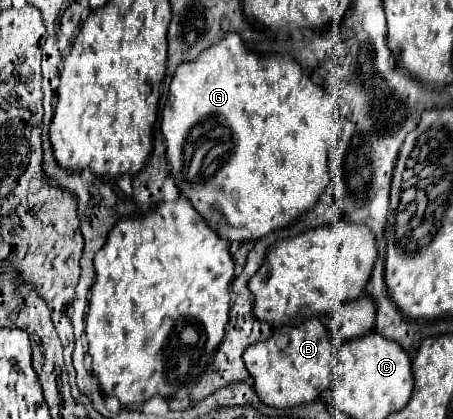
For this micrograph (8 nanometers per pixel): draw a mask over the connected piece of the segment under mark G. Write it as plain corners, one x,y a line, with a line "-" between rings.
227,33
217,45
213,45
211,49
201,53
195,61
183,63
175,71
173,81
171,81
171,91
167,97
167,105
163,109
161,129
163,129
163,135
167,139
169,175
175,179
175,185
177,185
181,197
189,199
193,203
193,207
201,213
201,217
205,217
205,221
209,221
209,225
213,225
217,219
217,223
221,223
221,225
217,225
215,229
221,237
225,237
227,241
245,243
245,241
261,239
271,231
287,227
287,223
291,219
299,217
301,213
305,213
307,209
311,209
317,203
319,195
323,193
325,185
329,183
329,157
327,157
327,153
339,141
341,111
337,109
337,101
333,99
333,95
328,93
325,87
315,85
309,77
305,77
305,73
297,61
293,61
291,57
281,57
281,55
271,55
271,57
255,55
243,45
243,41
237,33

